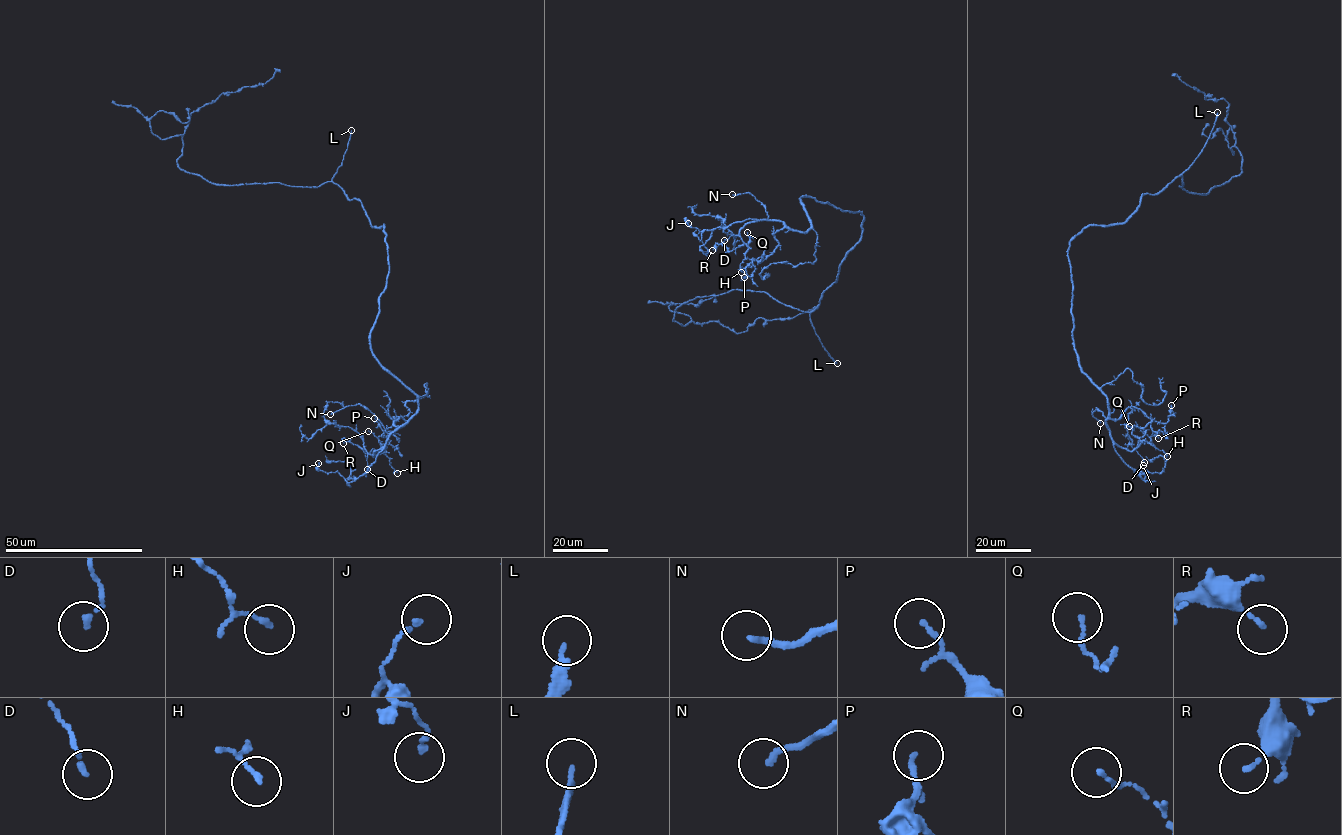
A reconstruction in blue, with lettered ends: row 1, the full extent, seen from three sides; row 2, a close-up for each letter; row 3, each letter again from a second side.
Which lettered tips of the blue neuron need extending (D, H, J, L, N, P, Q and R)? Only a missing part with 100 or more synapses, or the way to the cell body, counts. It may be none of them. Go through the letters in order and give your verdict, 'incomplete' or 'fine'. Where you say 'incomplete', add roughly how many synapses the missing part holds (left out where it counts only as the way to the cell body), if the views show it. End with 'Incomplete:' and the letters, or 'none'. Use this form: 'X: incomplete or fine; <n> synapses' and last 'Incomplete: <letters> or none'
D: fine
H: fine
J: fine
L: incomplete
N: fine
P: fine
Q: fine
R: fine
Incomplete: L

